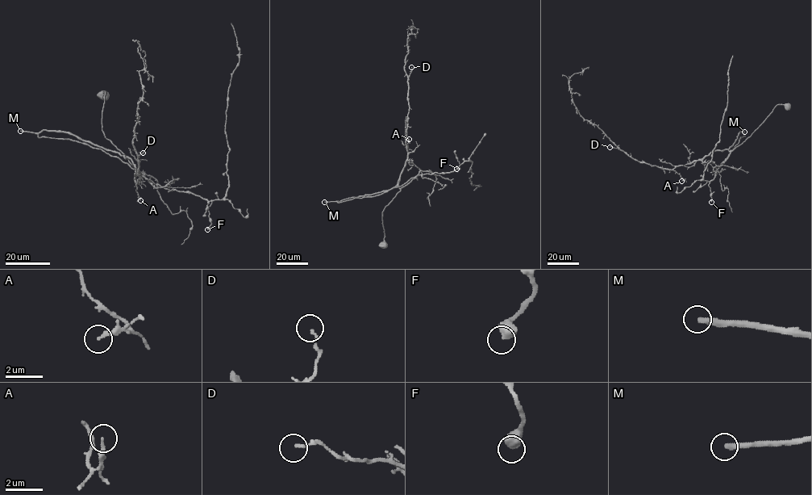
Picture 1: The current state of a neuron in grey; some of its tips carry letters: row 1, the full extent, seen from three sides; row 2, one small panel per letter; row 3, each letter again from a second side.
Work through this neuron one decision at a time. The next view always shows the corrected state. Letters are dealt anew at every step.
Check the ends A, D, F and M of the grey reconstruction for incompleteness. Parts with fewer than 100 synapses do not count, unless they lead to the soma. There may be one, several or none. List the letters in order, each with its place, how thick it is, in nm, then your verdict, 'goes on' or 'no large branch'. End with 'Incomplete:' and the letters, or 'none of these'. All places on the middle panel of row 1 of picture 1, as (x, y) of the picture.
A: at (409, 139); 180 nm thick; no large branch
D: at (411, 67); 110 nm thick; no large branch
F: at (456, 169); 600 nm thick; no large branch
M: at (324, 202); 320 nm thick; goes on
Incomplete: M

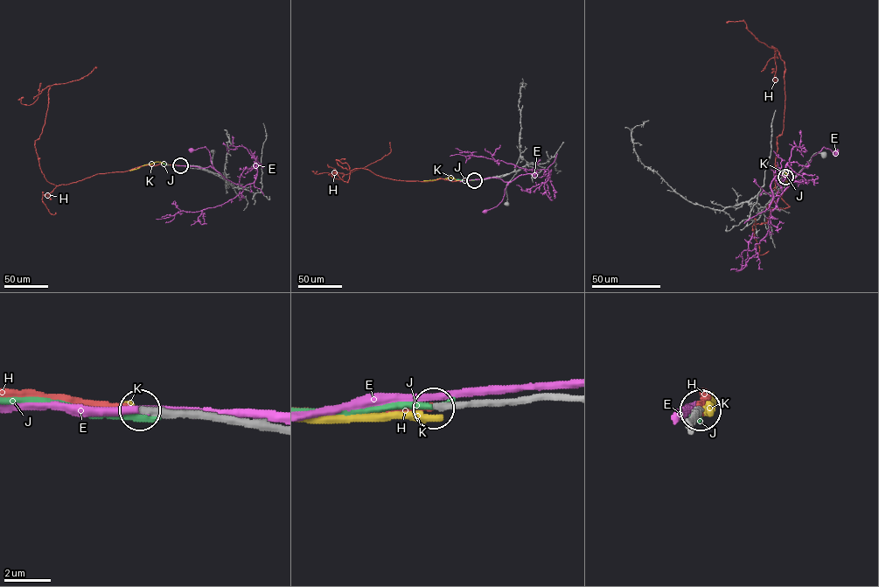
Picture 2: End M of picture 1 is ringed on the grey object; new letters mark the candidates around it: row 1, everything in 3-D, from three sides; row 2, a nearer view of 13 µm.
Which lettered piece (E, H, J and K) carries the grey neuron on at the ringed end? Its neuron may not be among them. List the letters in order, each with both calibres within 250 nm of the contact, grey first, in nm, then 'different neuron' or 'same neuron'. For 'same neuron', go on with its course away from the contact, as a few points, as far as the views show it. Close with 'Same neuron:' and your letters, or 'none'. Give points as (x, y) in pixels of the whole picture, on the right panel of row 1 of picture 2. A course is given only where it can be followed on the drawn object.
E: 380/320 nm | different neuron
H: 340/280 nm | same neuron | via (785, 177), (787, 187), (770, 209), (790, 206), (775, 182), (784, 62), (743, 21), (726, 23)
J: 400/320 nm | different neuron
K: 340/360 nm | different neuron
Same neuron: H

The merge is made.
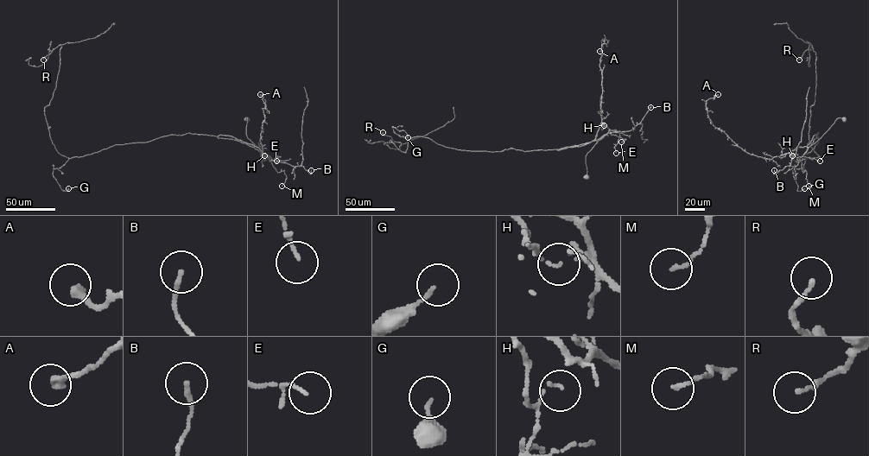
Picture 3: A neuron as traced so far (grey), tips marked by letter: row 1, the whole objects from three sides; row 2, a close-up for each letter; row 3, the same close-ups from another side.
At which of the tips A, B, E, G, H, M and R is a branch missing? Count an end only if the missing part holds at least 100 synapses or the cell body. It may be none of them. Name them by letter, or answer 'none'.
none

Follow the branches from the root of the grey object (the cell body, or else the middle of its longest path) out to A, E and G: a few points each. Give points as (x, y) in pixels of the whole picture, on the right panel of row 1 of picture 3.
A: (844, 118), (838, 118), (808, 147), (797, 147), (764, 158), (743, 150), (713, 124), (705, 103), (718, 94)
E: (844, 118), (838, 118), (797, 161), (797, 158), (803, 156), (820, 161)
G: (844, 118), (838, 118), (806, 146), (818, 133), (817, 144), (794, 174), (797, 190), (804, 188)

